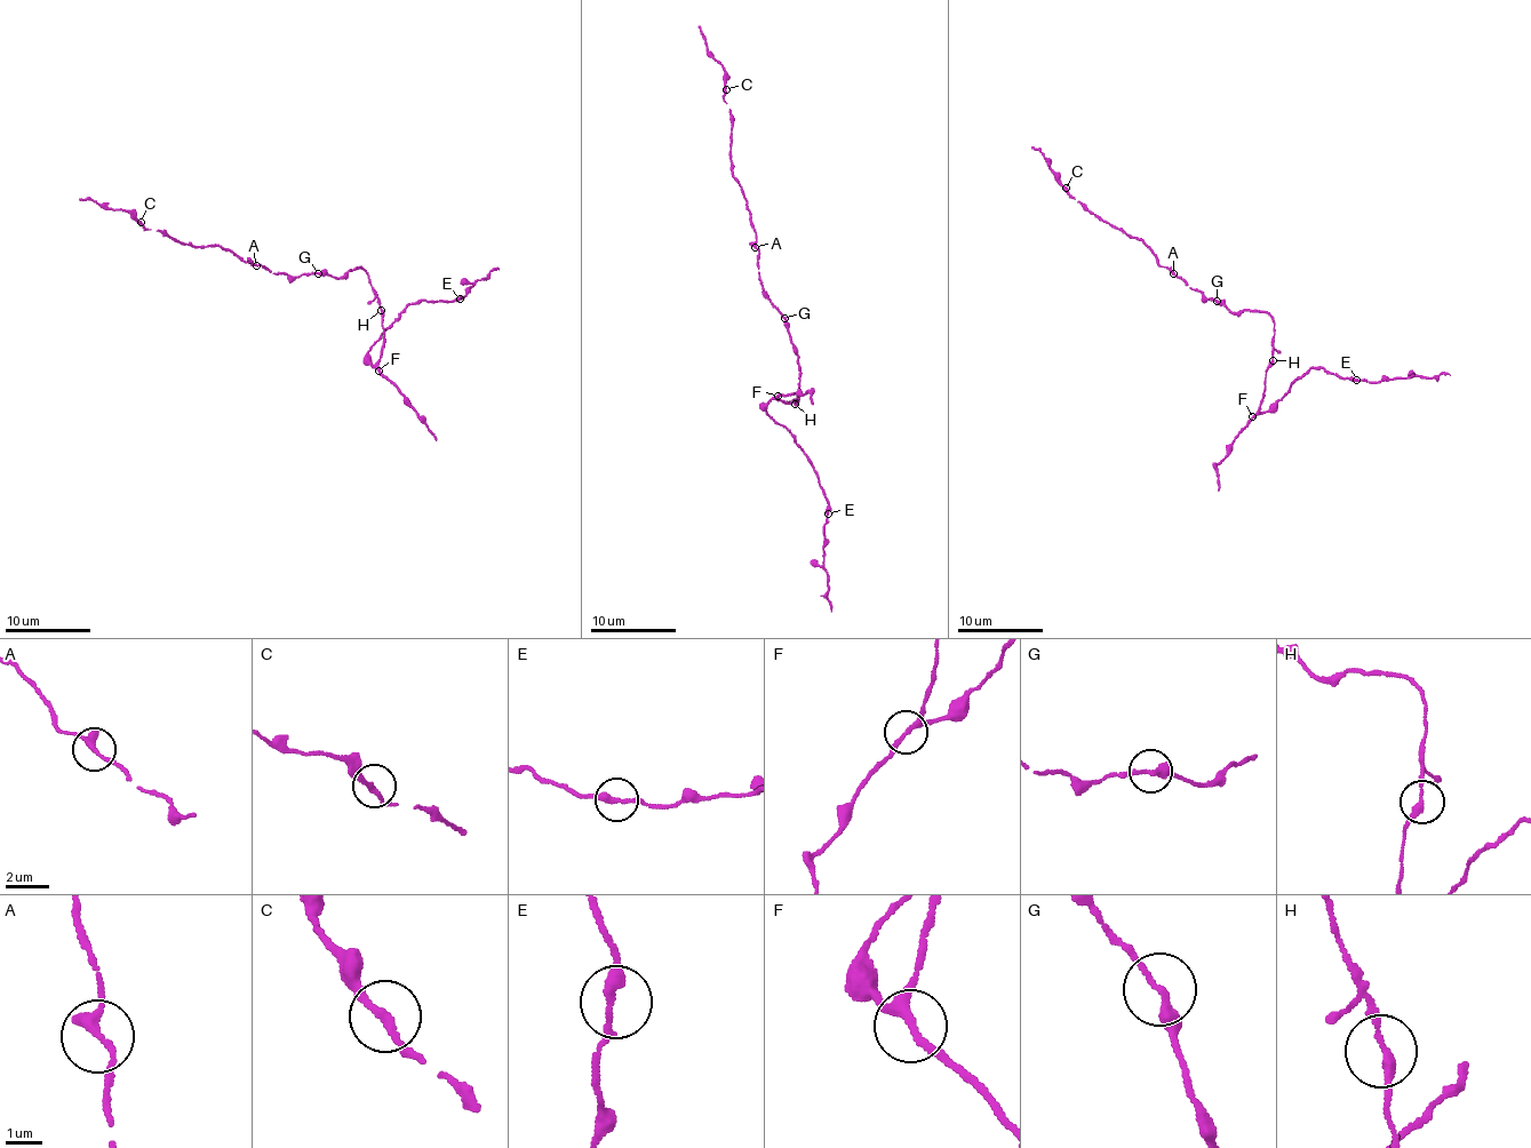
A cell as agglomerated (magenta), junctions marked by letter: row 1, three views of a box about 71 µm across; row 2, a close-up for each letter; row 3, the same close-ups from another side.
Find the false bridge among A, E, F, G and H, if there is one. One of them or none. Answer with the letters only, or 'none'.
none

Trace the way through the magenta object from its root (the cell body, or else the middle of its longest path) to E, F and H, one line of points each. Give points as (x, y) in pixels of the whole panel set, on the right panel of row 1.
E: (1252, 311), (1265, 311), (1274, 334), (1262, 412), (1312, 368), (1356, 380)
F: (1252, 311), (1265, 311), (1273, 323), (1274, 334), (1273, 365), (1265, 373), (1259, 411), (1252, 416)
H: (1252, 311), (1265, 311), (1272, 318), (1273, 360)

